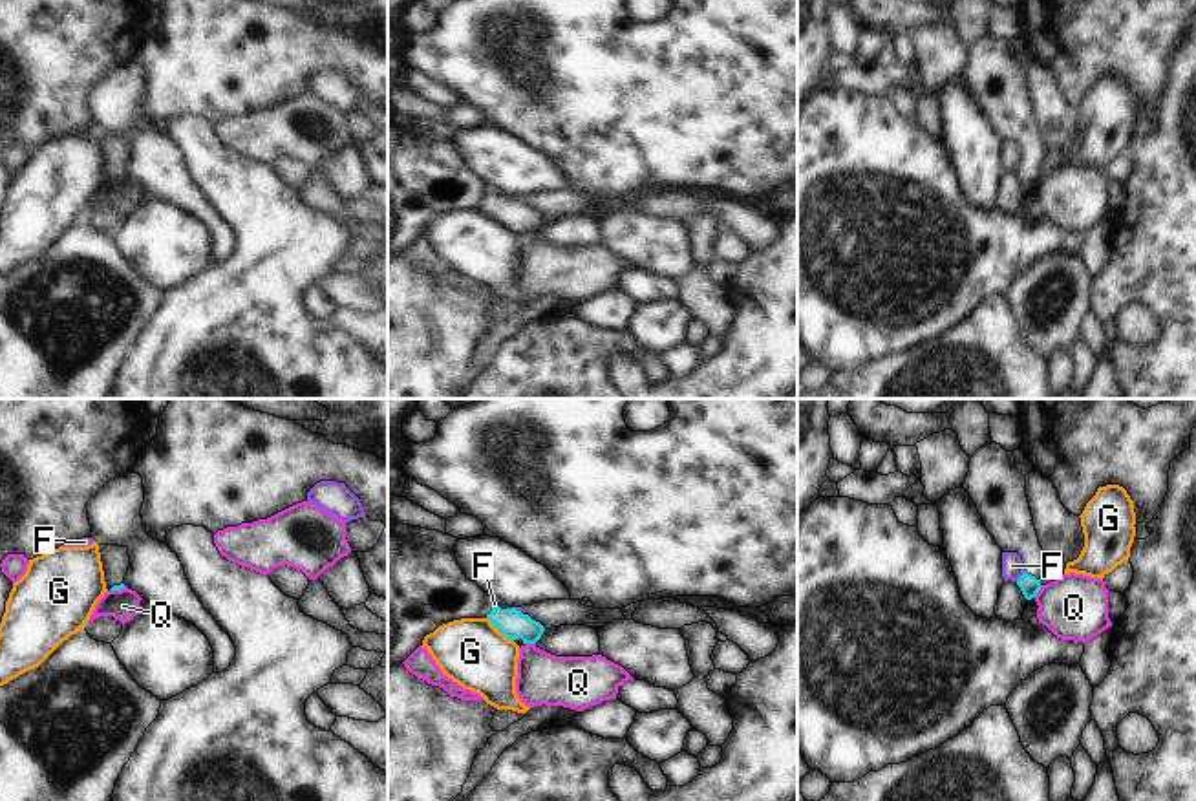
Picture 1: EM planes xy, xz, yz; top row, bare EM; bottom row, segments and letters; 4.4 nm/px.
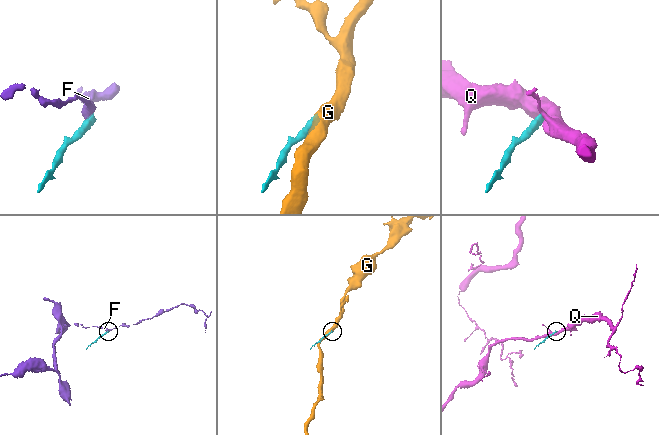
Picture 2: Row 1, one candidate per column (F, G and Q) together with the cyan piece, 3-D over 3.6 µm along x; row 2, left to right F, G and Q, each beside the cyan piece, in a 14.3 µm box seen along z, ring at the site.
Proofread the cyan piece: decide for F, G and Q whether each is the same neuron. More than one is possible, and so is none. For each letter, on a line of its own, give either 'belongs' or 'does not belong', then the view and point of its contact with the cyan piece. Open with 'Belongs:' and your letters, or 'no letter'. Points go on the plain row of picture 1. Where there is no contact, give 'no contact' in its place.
Belongs: no letter
F: does not belong; meets cyan in yz at (1021, 167)
G: does not belong; meets cyan in xz at (500, 220)
Q: does not belong; meets cyan in yz at (1039, 180)

